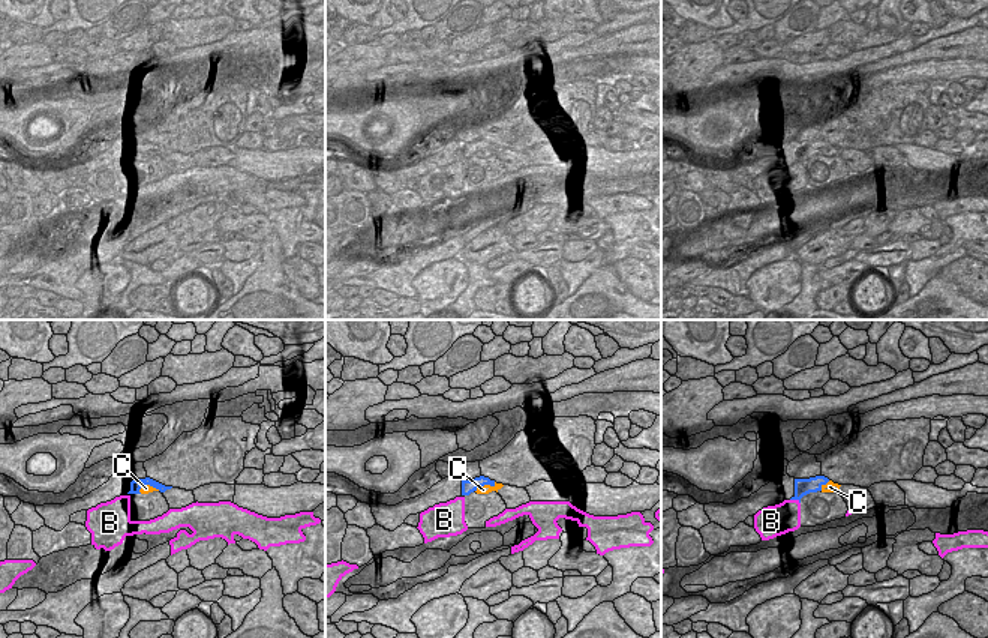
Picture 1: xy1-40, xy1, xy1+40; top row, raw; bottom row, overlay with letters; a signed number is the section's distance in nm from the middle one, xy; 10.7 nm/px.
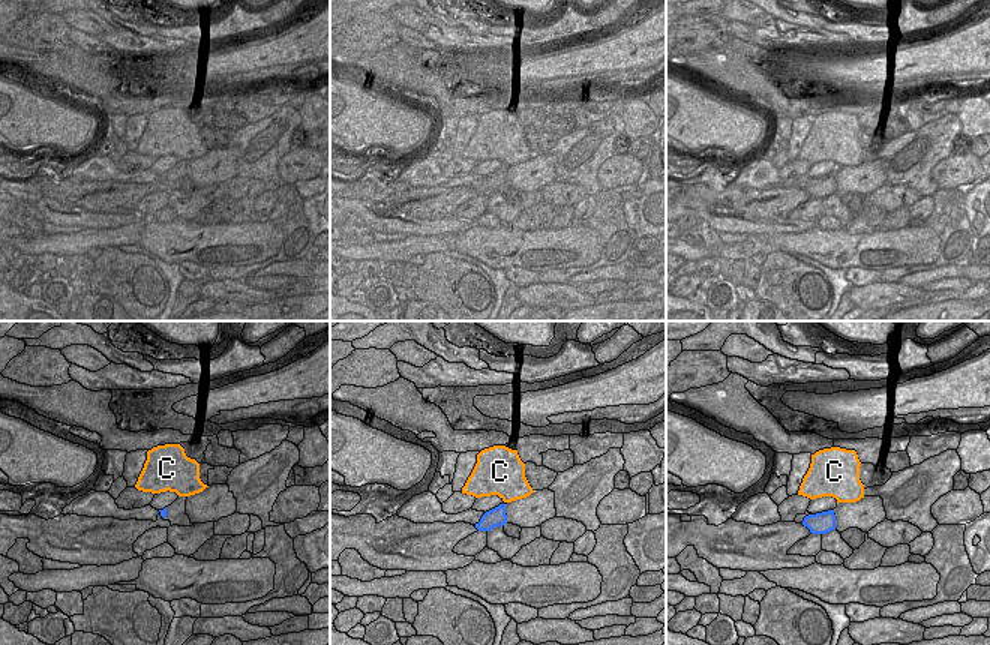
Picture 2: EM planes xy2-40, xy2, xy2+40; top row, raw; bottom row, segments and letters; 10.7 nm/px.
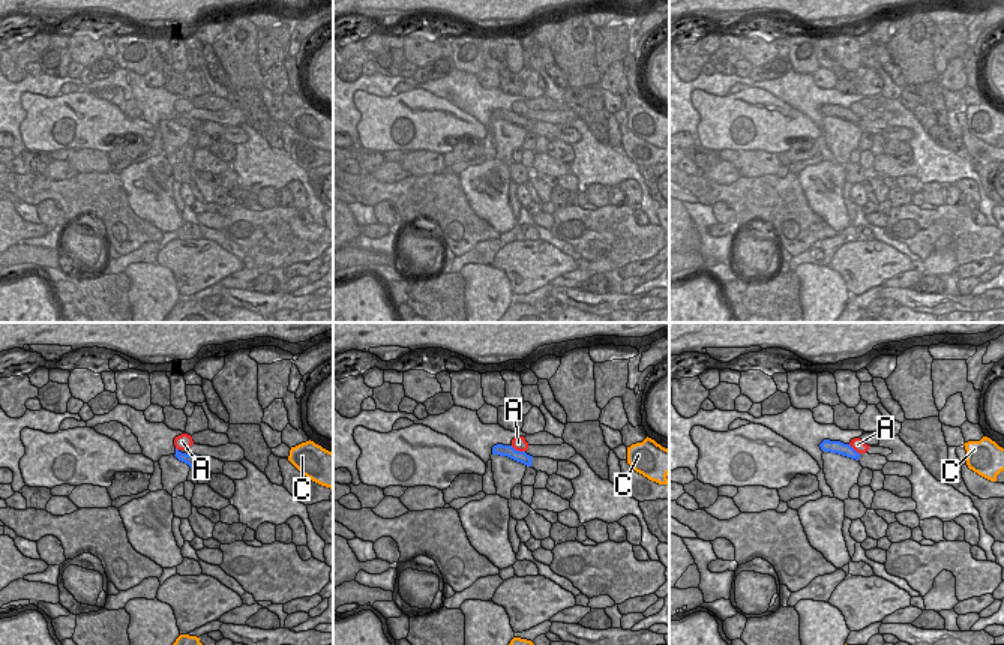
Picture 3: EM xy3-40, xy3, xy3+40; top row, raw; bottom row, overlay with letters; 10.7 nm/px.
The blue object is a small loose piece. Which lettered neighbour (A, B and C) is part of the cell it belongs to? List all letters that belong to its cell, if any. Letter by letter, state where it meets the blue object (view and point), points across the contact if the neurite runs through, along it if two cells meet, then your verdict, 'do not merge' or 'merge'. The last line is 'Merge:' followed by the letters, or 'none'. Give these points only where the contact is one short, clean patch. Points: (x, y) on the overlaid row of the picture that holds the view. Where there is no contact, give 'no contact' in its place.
A: xy3 (517, 450) | along xy3 (511, 446), (524, 452) | do not merge
B: xy1+40 (795, 499) | do not merge
C: xy1 (485, 484) | do not merge
Merge: none

